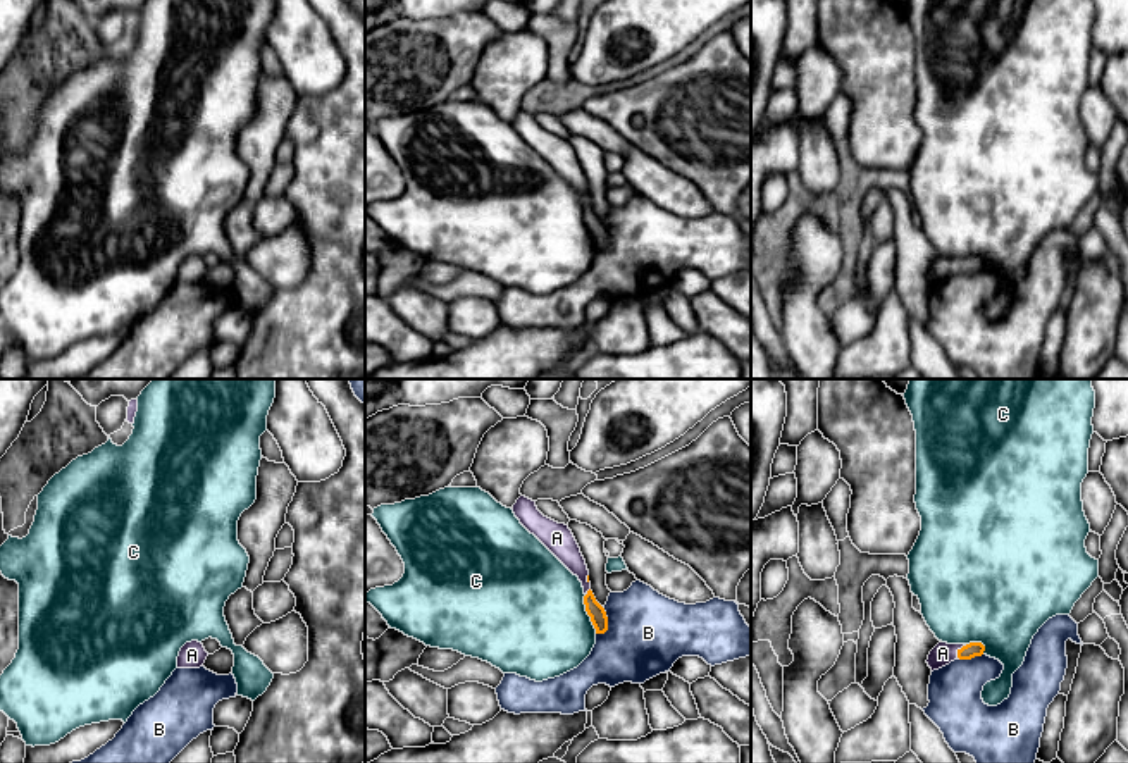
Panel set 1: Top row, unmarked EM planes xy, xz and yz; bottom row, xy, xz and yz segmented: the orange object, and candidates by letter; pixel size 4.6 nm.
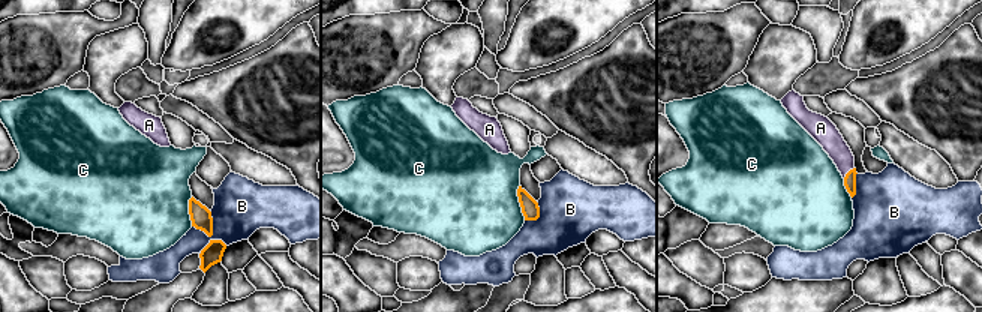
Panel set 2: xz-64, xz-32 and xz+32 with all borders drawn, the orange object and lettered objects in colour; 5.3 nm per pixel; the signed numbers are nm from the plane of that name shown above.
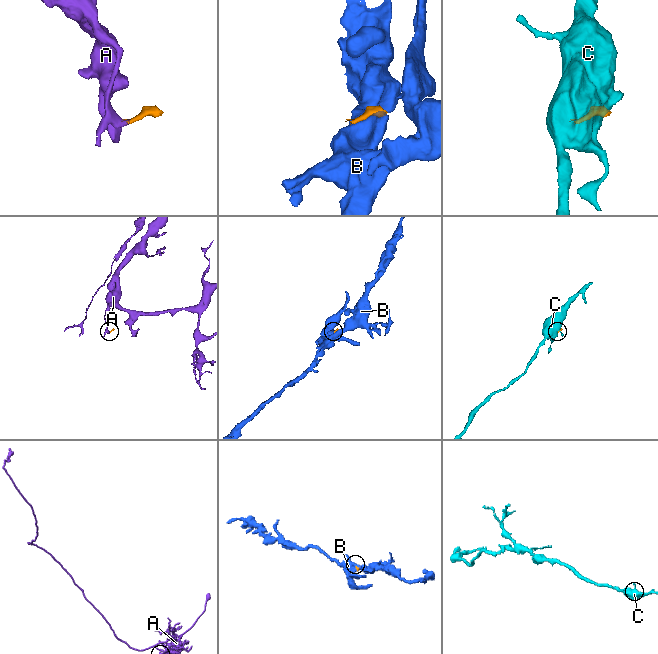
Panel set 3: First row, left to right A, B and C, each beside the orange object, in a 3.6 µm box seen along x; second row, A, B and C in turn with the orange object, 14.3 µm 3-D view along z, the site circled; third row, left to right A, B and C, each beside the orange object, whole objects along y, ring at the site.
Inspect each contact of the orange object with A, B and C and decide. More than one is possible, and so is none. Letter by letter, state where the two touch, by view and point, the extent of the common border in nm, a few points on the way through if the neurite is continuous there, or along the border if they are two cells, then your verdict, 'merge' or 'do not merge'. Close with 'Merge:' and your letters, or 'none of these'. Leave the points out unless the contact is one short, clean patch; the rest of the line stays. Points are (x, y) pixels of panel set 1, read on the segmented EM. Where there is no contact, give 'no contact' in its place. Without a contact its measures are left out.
A: contact yz (958, 651); length 80 nm; way yz (972, 650), (958, 651), (942, 653); merge
B: contact xz (607, 624); length 140 nm; do not merge
C: contact xz (588, 614); length 190 nm; do not merge
Merge: A

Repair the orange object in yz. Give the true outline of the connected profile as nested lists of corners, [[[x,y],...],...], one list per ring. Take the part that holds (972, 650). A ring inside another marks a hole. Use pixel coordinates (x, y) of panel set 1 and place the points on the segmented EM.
[[[939,642],[928,654],[928,667],[939,670],[949,665],[954,660],[971,660],[975,656],[982,656],[985,646],[982,642],[970,642],[970,644],[947,644]]]

